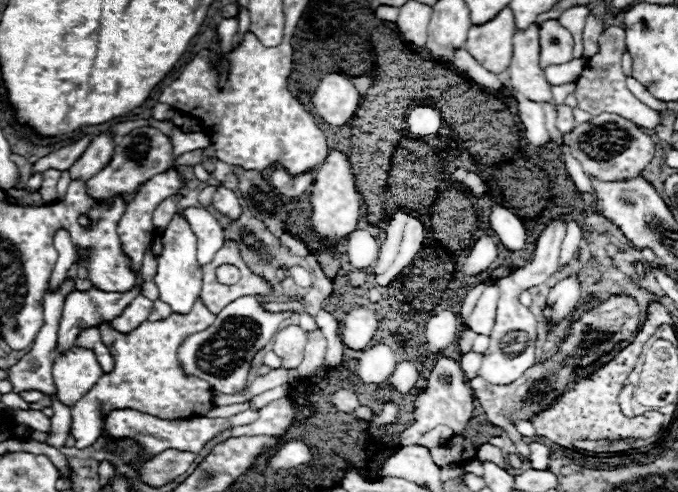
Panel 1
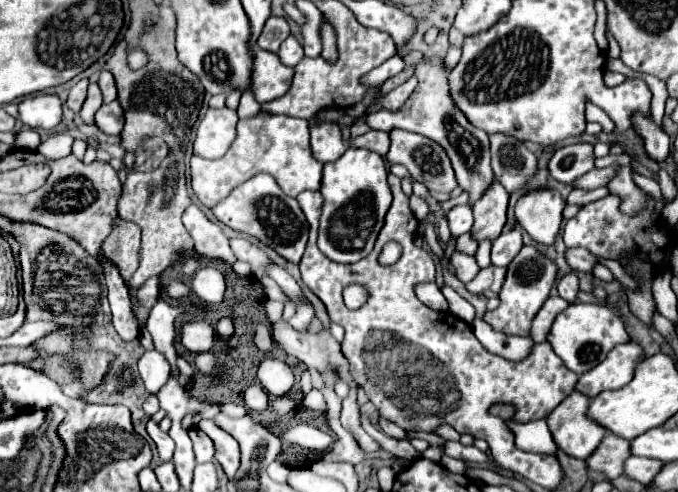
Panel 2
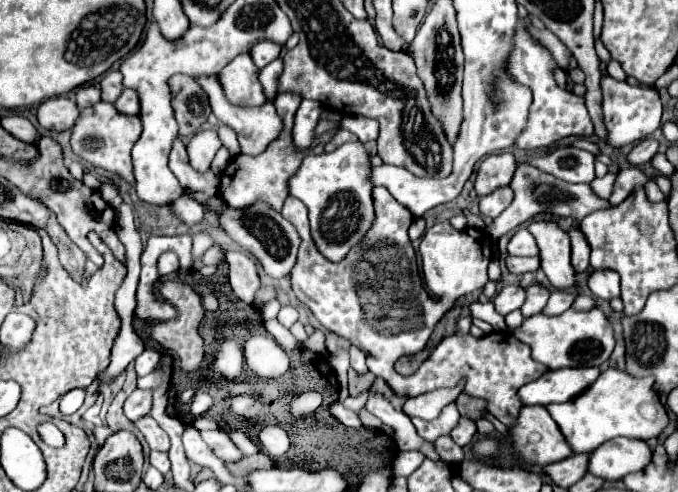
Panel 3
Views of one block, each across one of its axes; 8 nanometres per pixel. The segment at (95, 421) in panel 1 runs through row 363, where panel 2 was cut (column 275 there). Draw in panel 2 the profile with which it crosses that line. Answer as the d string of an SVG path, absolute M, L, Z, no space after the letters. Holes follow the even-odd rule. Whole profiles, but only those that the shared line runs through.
M260 112L250 120L238 122L238 136L230 150L220 160L204 160L192 156L190 176L192 190L198 200L212 208L218 200L228 196L238 184L246 182L258 172L268 172L276 178L284 194L296 197L304 190L318 190L322 178L322 164L312 158L308 142L308 122L300 118L290 118L284 114L266 114Z

